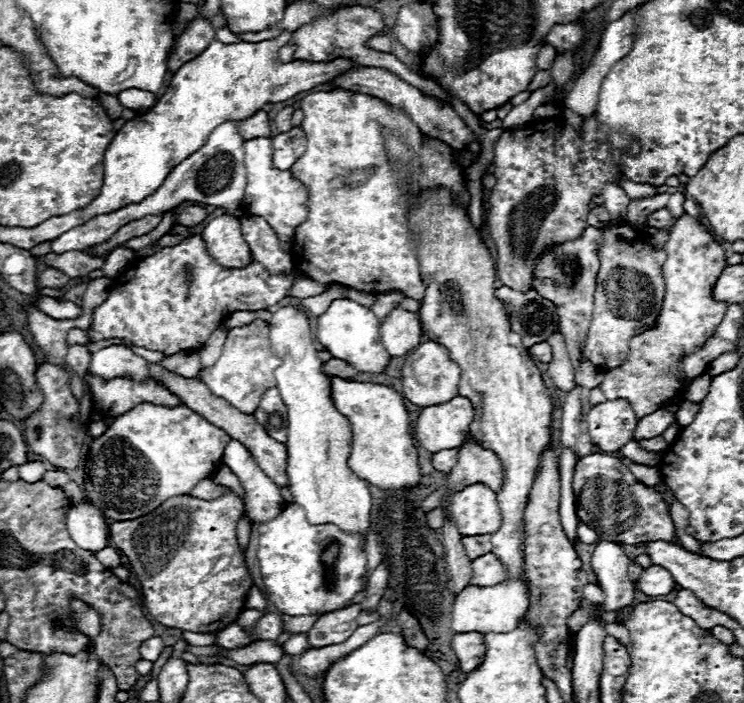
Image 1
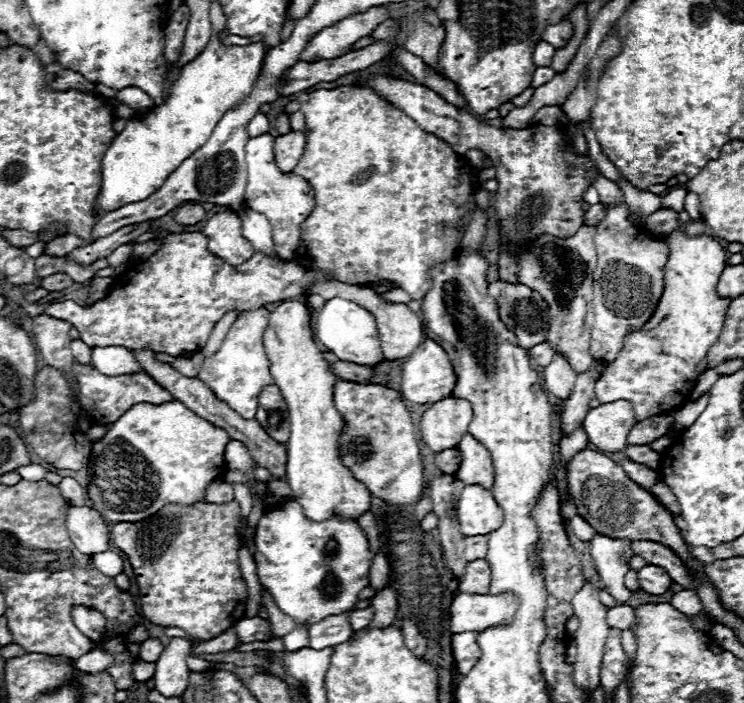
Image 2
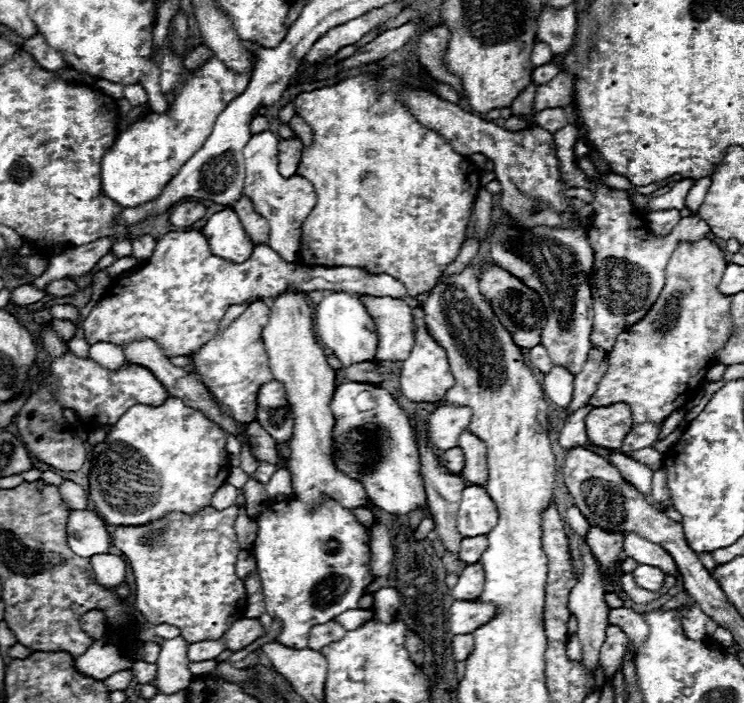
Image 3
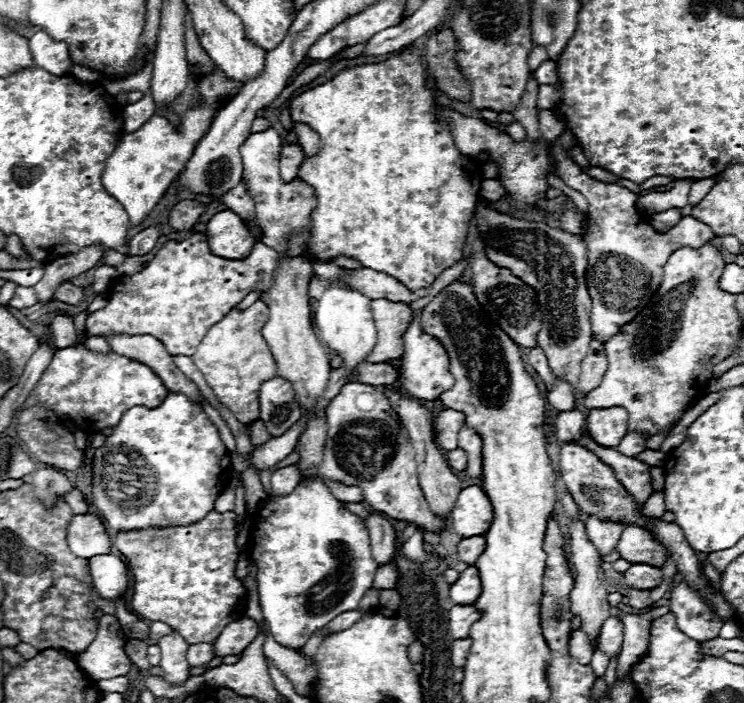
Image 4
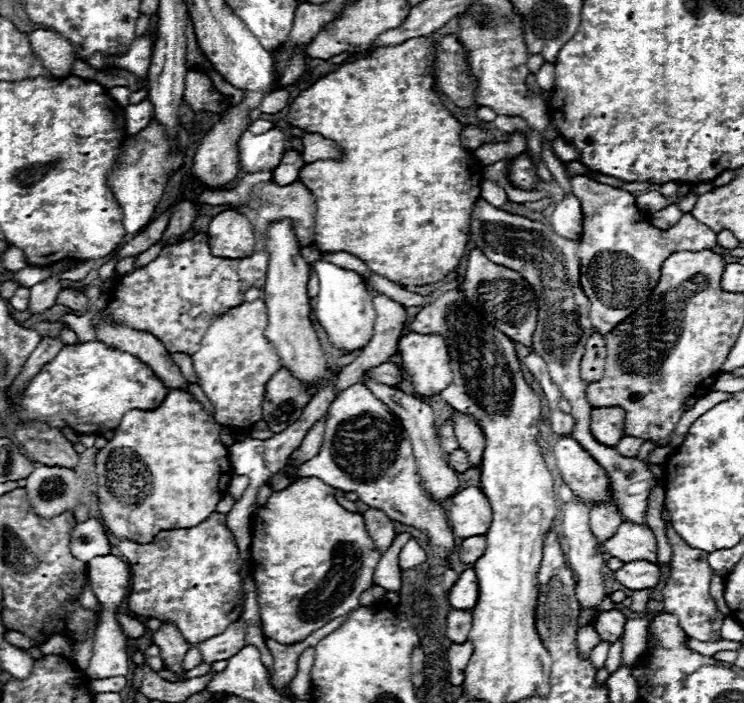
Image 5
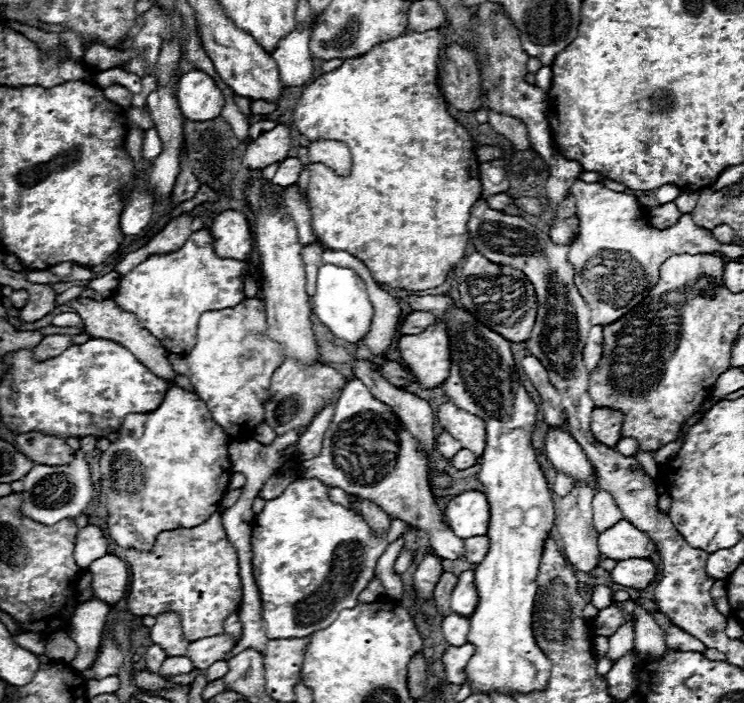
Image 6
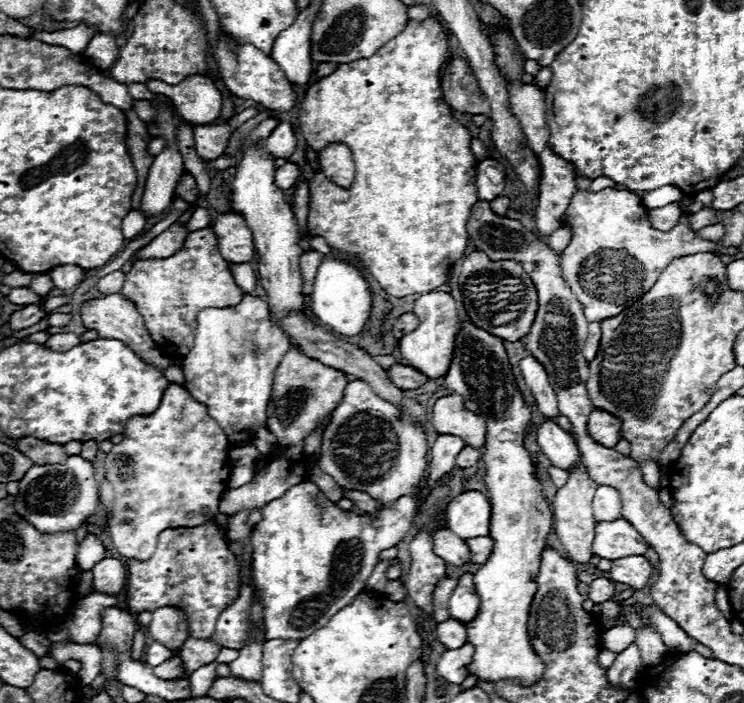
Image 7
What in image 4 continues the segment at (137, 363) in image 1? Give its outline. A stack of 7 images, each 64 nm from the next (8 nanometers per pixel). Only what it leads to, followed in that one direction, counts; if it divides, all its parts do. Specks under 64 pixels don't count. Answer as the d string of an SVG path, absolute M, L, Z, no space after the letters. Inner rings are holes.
M85 336L85 346L94 350L94 352L102 352L102 354L108 354L108 352L112 352L112 346L104 340L104 338L100 338L100 336Z

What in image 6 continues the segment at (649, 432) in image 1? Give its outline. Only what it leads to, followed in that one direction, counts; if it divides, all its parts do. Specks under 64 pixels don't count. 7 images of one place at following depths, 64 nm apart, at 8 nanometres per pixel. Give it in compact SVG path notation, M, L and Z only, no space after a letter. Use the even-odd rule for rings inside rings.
M622 438L618 444L616 444L616 450L624 456L634 456L636 450L638 450L638 442L634 438Z

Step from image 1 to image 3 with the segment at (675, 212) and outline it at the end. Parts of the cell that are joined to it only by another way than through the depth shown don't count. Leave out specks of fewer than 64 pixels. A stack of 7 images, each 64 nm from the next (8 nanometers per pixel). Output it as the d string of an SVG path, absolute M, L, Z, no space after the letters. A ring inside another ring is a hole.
M686 178L686 180L680 180L674 184L674 188L662 196L650 196L648 200L648 208L650 210L682 210L686 206L686 194L688 190L692 188L692 180Z

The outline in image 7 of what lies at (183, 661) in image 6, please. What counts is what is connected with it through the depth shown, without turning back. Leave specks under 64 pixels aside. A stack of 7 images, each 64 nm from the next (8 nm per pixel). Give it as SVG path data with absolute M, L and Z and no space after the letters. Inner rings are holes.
M180 656L170 658L168 662L162 662L160 666L156 666L154 674L162 680L176 680L176 678L184 676L184 662L182 662Z

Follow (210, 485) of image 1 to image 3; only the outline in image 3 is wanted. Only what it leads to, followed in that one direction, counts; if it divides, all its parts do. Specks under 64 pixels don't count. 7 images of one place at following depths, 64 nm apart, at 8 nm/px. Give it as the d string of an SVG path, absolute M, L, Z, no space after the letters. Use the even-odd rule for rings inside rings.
M222 484L222 486L214 492L210 504L212 504L216 510L224 510L224 508L228 508L228 506L234 506L234 504L236 504L236 488L230 486L230 484Z

